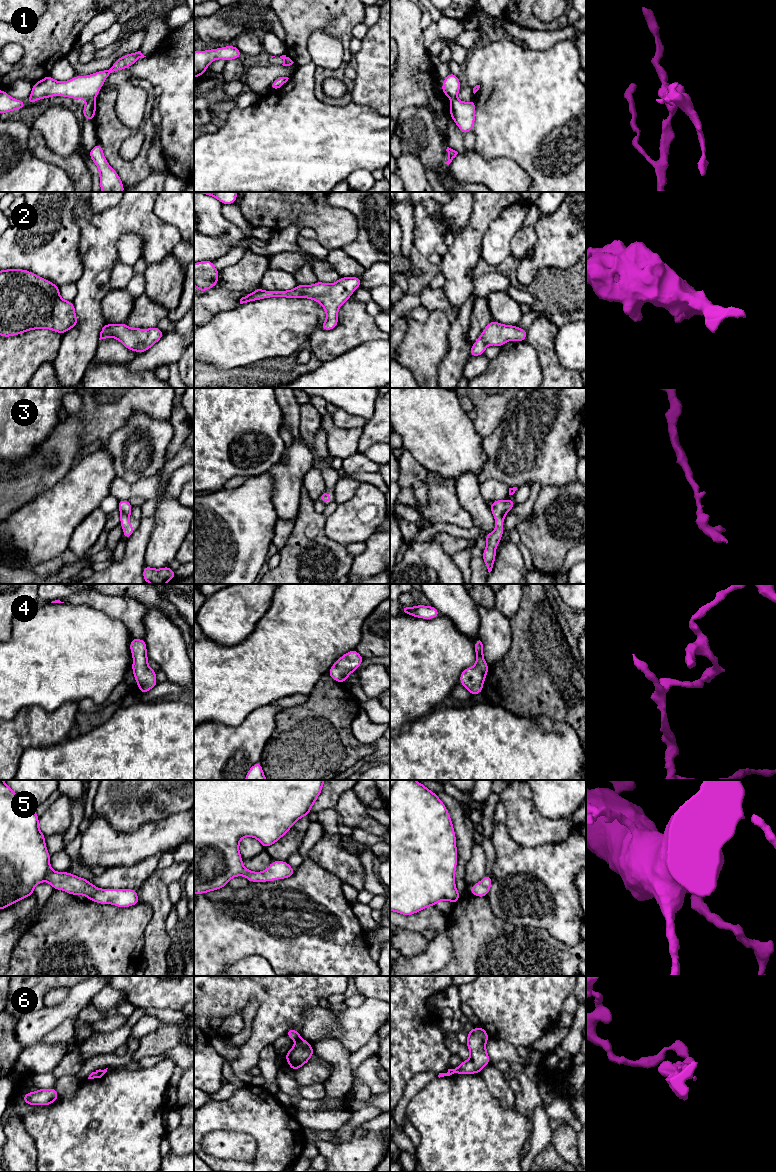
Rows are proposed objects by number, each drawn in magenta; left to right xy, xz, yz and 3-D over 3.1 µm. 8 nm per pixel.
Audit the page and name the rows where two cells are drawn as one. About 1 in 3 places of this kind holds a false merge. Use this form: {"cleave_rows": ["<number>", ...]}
{"cleave_rows": ["1", "6"]}

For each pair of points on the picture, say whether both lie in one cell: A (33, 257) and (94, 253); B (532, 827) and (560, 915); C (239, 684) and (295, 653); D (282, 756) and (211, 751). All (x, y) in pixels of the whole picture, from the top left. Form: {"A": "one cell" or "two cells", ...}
{"A": "two cells", "B": "two cells", "C": "one cell", "D": "two cells"}

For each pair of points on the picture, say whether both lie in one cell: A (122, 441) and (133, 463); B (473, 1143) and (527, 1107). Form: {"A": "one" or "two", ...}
{"A": "one", "B": "two"}

